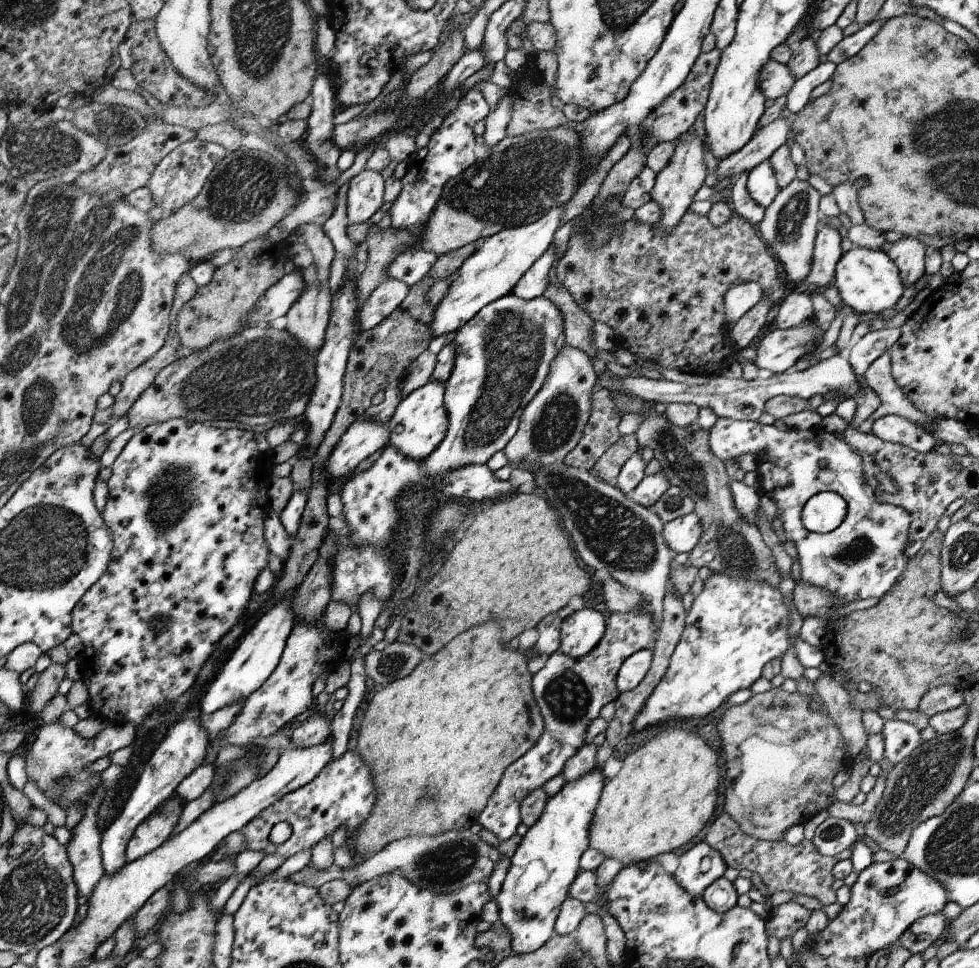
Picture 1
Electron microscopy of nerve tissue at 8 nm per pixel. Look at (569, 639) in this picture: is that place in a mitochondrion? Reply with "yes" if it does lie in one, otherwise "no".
no

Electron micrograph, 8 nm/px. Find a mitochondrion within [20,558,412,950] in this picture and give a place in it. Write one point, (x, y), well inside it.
(233, 775)

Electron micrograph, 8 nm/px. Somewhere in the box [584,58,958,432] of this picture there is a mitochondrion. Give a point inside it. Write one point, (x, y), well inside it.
(793, 216)

